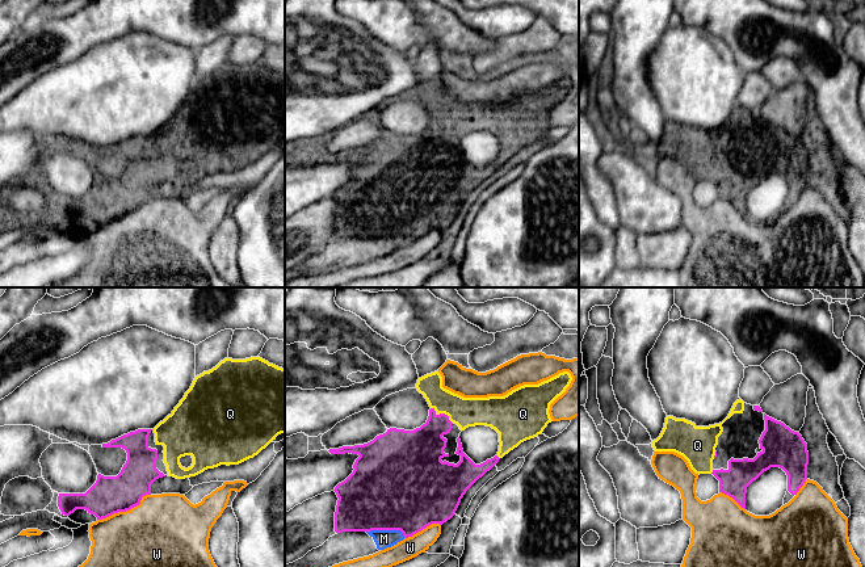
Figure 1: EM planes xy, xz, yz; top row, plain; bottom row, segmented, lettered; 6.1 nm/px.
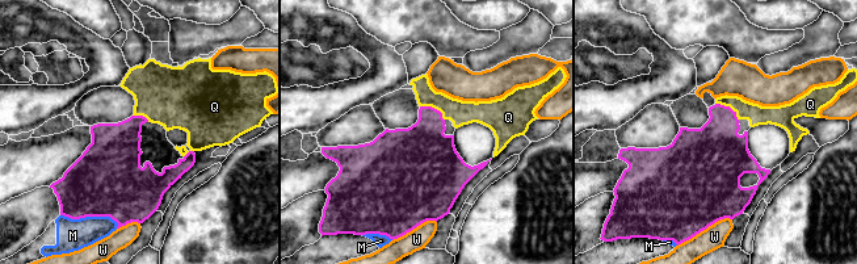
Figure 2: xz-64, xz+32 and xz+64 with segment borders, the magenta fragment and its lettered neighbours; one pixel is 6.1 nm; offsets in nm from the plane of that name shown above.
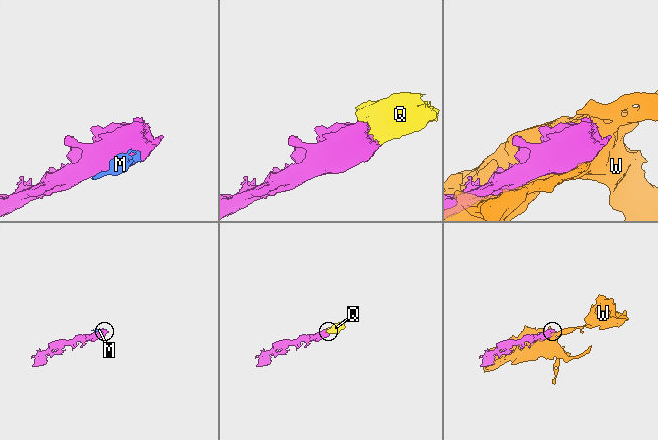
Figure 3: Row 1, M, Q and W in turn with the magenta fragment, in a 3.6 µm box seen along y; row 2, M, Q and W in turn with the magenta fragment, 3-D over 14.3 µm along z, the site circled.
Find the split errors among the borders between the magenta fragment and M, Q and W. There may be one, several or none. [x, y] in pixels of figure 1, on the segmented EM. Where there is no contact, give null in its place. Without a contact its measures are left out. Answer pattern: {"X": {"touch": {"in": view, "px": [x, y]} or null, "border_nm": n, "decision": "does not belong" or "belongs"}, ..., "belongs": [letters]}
{"M": {"touch": {"in": "xz", "px": [386, 529]}, "border_nm": 240, "decision": "does not belong"}, "Q": {"touch": {"in": "xz", "px": [443, 414]}, "border_nm": 170, "decision": "belongs"}, "W": {"touch": {"in": "xy", "px": [125, 511]}, "border_nm": 360, "decision": "does not belong"}, "belongs": ["Q"]}

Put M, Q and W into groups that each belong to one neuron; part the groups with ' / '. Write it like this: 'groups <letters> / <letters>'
groups M / Q / W

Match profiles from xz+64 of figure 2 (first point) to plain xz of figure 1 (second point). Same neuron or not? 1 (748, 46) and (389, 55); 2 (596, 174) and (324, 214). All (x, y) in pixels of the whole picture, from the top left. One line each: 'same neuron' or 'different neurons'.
1: different neurons
2: different neurons

